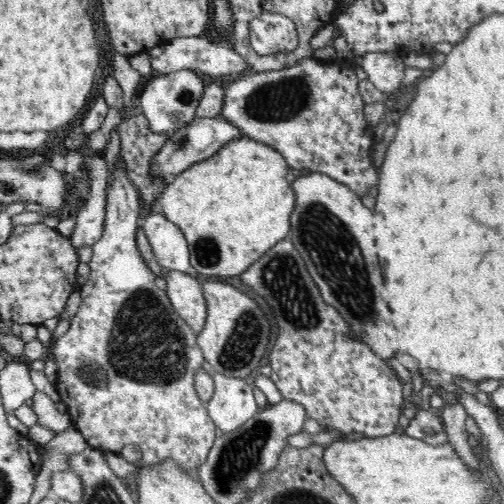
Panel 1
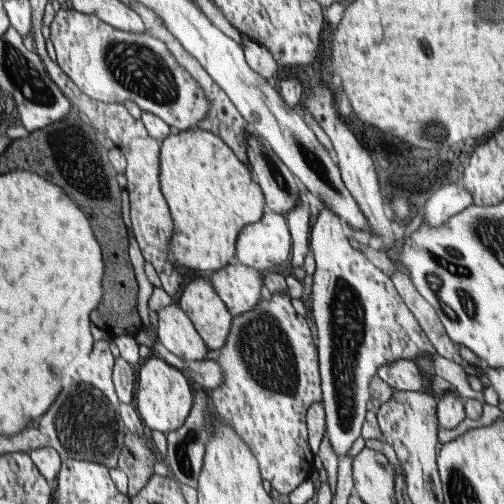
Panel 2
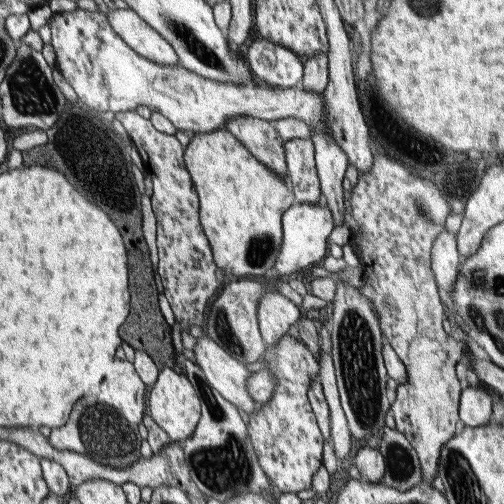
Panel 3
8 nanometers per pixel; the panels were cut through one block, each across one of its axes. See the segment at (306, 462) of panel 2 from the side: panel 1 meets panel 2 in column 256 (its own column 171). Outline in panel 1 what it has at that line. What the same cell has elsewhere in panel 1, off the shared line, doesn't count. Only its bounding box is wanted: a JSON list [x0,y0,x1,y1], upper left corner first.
[56,160,216,474]

